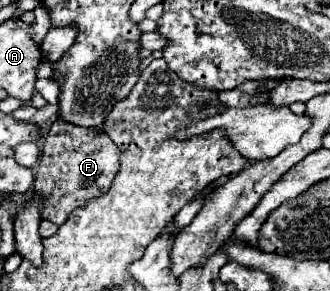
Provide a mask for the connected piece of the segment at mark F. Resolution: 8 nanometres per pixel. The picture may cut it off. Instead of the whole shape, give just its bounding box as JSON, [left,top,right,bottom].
[32,120,120,226]

